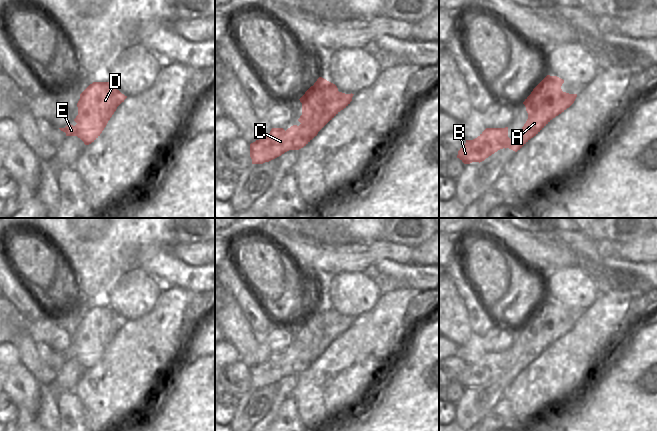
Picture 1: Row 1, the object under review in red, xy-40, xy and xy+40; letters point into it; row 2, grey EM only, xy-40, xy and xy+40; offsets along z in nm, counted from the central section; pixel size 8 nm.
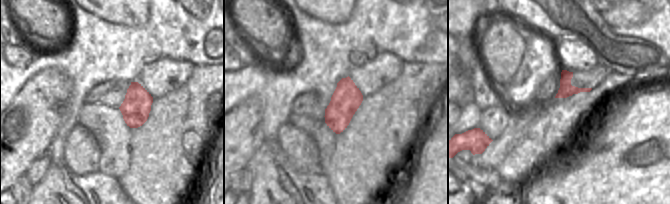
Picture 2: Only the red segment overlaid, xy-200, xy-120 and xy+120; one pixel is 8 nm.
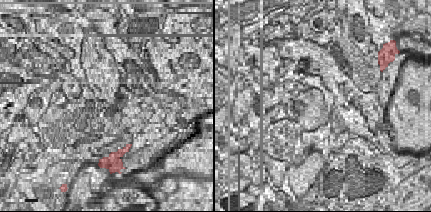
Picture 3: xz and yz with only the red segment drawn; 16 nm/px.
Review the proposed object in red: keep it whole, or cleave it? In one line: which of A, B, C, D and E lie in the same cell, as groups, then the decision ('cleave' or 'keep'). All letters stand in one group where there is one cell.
A B C E / D | cleave

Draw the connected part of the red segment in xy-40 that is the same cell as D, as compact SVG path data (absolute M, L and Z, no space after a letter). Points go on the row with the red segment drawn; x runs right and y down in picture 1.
M93 82L81 94L77 103L80 110L82 141L85 145L94 142L116 111L117 90L109 82Z

